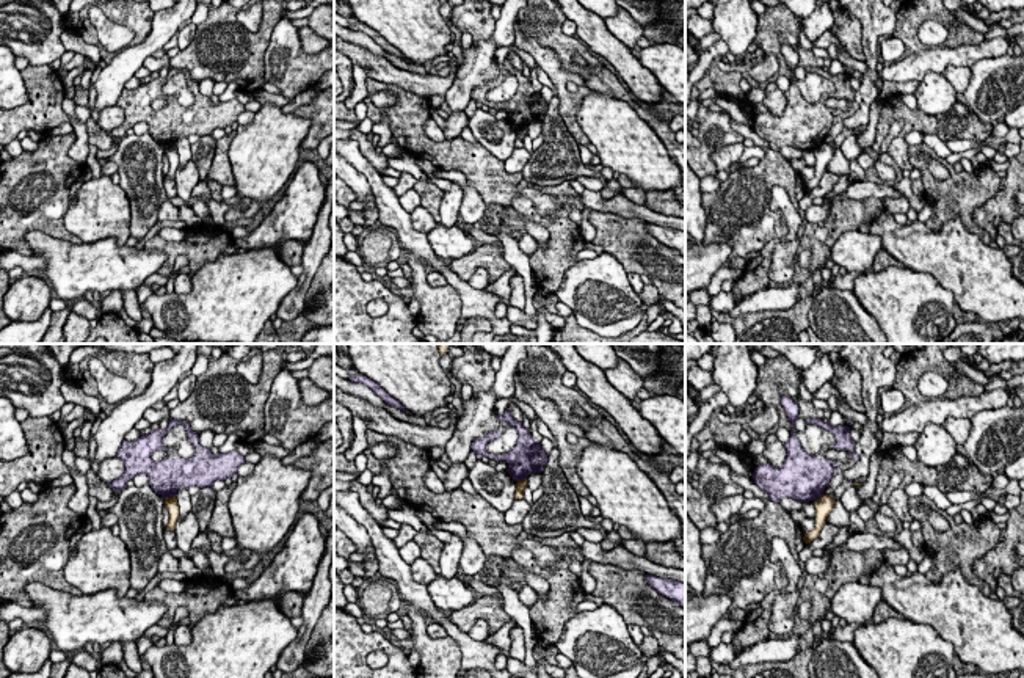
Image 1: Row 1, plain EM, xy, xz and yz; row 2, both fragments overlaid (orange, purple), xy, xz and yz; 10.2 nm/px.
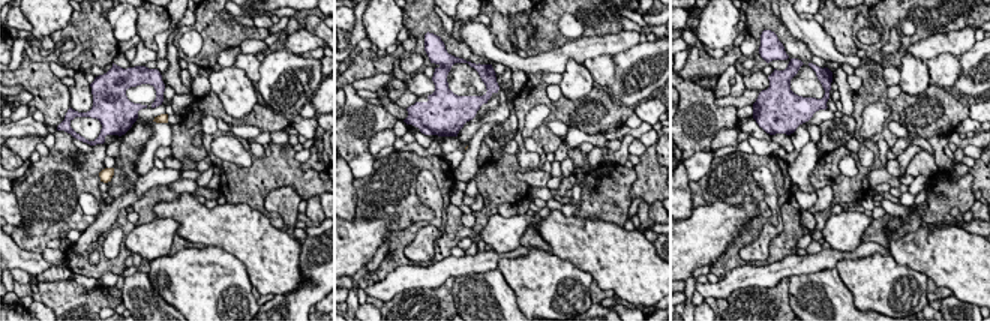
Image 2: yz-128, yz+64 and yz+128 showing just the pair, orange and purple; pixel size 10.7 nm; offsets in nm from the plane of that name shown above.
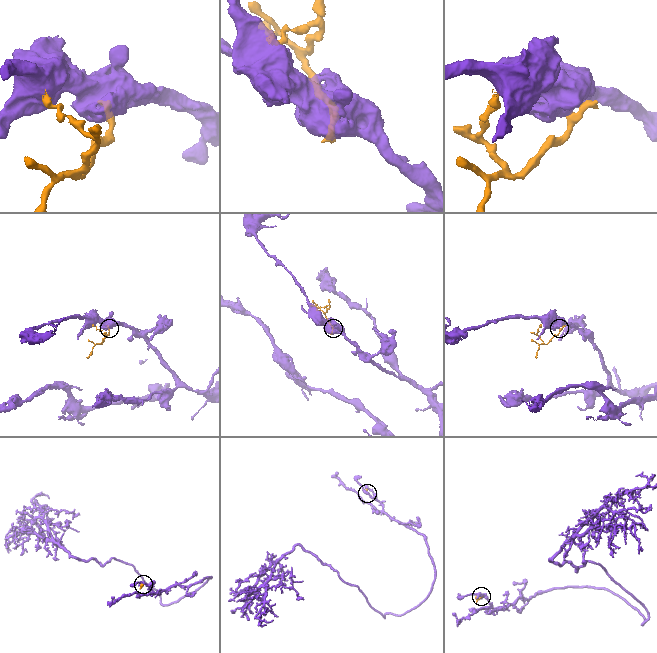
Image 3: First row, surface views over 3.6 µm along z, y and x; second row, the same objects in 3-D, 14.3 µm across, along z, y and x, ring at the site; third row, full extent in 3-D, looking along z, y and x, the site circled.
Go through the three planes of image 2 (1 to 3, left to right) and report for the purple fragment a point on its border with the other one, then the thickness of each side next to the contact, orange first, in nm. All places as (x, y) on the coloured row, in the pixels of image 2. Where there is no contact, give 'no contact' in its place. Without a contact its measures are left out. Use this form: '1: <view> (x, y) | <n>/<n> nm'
1: no contact
2: no contact
3: no contact

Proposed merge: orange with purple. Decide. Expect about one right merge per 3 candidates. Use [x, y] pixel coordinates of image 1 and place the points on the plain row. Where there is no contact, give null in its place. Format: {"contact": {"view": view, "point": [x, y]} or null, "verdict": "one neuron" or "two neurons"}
{"contact": {"view": "xy", "point": [170, 146]}, "verdict": "two neurons"}

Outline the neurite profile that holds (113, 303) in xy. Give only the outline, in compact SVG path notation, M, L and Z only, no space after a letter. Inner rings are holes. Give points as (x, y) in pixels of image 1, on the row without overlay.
M111 290L111 293L100 300L102 312L119 312L124 308L122 290Z

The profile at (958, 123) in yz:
M895 93L881 100L883 107L878 116L875 143L872 146L878 152L875 170L883 184L894 184L897 177L894 166L884 165L880 160L880 148L891 124L897 119L905 121L903 129L906 132L917 129L924 135L936 135L944 143L950 140L985 141L991 135L991 126L982 122L966 104L955 102L947 113L930 116L922 110L910 110L899 97L900 93Z

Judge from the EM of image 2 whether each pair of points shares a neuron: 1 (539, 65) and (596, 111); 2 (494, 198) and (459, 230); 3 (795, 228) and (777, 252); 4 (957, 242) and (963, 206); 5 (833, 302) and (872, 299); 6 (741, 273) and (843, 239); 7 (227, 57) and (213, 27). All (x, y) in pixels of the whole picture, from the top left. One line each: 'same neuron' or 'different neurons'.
1: different neurons
2: different neurons
3: same neuron
4: different neurons
5: different neurons
6: different neurons
7: different neurons

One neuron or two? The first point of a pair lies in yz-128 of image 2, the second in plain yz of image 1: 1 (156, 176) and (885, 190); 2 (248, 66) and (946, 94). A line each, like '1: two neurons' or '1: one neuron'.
1: one neuron
2: two neurons

